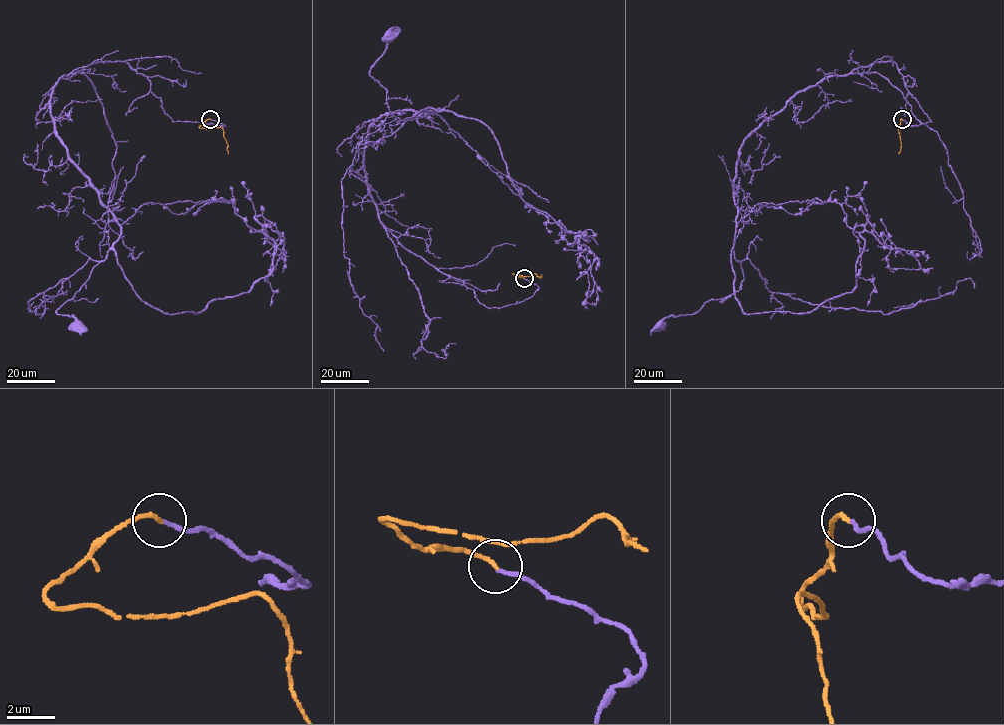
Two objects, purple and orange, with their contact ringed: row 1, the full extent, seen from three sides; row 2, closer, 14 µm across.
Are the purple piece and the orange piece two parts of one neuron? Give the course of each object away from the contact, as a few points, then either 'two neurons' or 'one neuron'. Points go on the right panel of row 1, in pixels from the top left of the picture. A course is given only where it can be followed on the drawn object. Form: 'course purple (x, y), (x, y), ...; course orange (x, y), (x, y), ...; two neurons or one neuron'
course purple (902, 119), (931, 122), (893, 62), (828, 75), (768, 117), (745, 140), (734, 179), (738, 291), (661, 327); course orange (902, 119), (899, 129), (897, 127), (901, 144), (898, 153); one neuron

